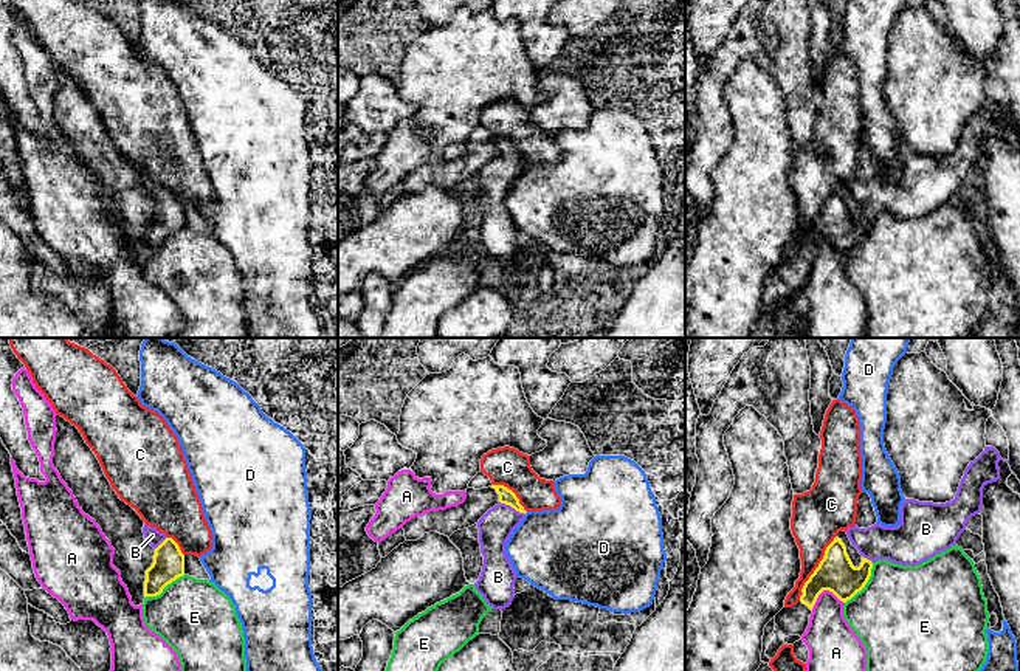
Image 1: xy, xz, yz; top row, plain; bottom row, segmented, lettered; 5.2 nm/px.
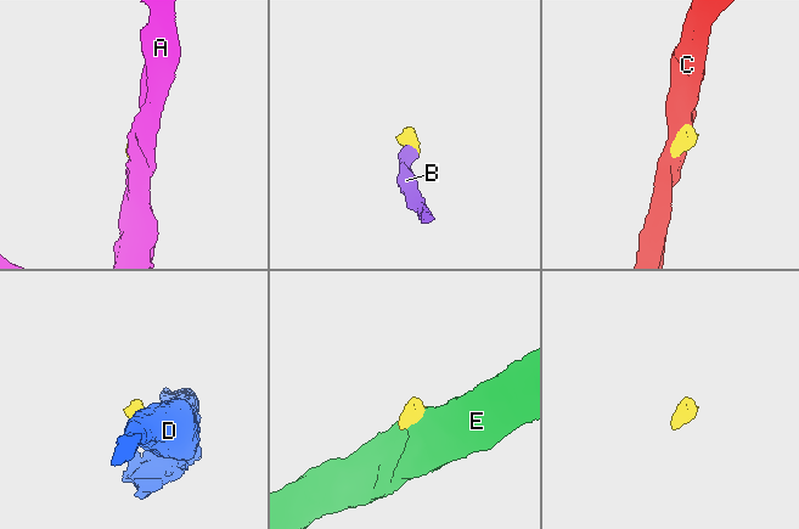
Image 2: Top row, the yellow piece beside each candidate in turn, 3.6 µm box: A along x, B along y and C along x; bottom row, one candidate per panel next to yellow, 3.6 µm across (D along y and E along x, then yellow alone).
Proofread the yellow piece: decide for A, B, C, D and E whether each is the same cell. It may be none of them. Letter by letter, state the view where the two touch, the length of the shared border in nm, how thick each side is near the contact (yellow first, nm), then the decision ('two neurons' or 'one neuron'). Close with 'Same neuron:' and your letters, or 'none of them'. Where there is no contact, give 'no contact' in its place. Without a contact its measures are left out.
A: meets yellow in yz; contact 180 nm long; 190 nm thick on the yellow side, 240 nm on the other; two neurons
B: meets yellow in xz; contact 150 nm long; 80 nm thick on the yellow side, 180 nm on the other; one neuron
C: meets yellow in yz; contact 340 nm long; 190 nm thick on the yellow side, 280 nm on the other; two neurons
D: no contact; two neurons
E: meets yellow in yz; contact 260 nm long; 190 nm thick on the yellow side, 500 nm on the other; two neurons
Same neuron: B

